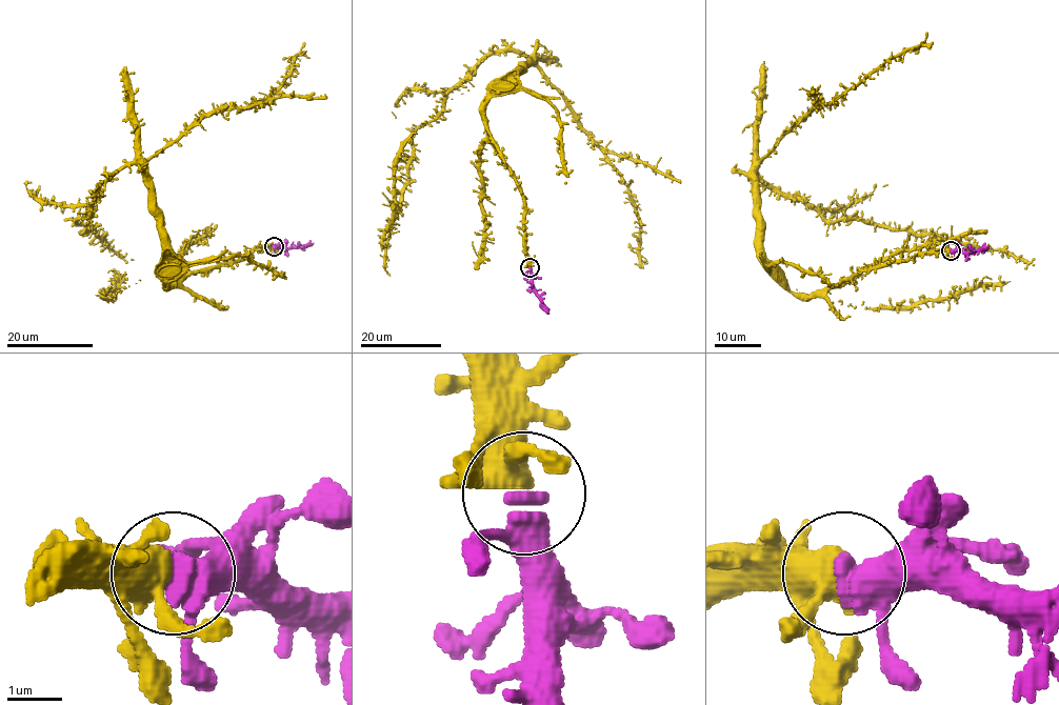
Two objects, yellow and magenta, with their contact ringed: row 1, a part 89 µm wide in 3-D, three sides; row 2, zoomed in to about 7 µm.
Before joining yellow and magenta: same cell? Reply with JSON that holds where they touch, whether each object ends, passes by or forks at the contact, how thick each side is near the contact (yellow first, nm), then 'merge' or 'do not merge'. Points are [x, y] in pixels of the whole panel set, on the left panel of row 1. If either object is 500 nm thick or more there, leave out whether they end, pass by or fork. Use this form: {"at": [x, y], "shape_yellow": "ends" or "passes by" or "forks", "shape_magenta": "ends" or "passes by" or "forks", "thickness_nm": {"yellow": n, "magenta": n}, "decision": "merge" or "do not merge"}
{"at": [274, 246], "shape_yellow": "passes by", "shape_magenta": "passes by", "thickness_nm": {"yellow": 480, "magenta": 360}, "decision": "merge"}

